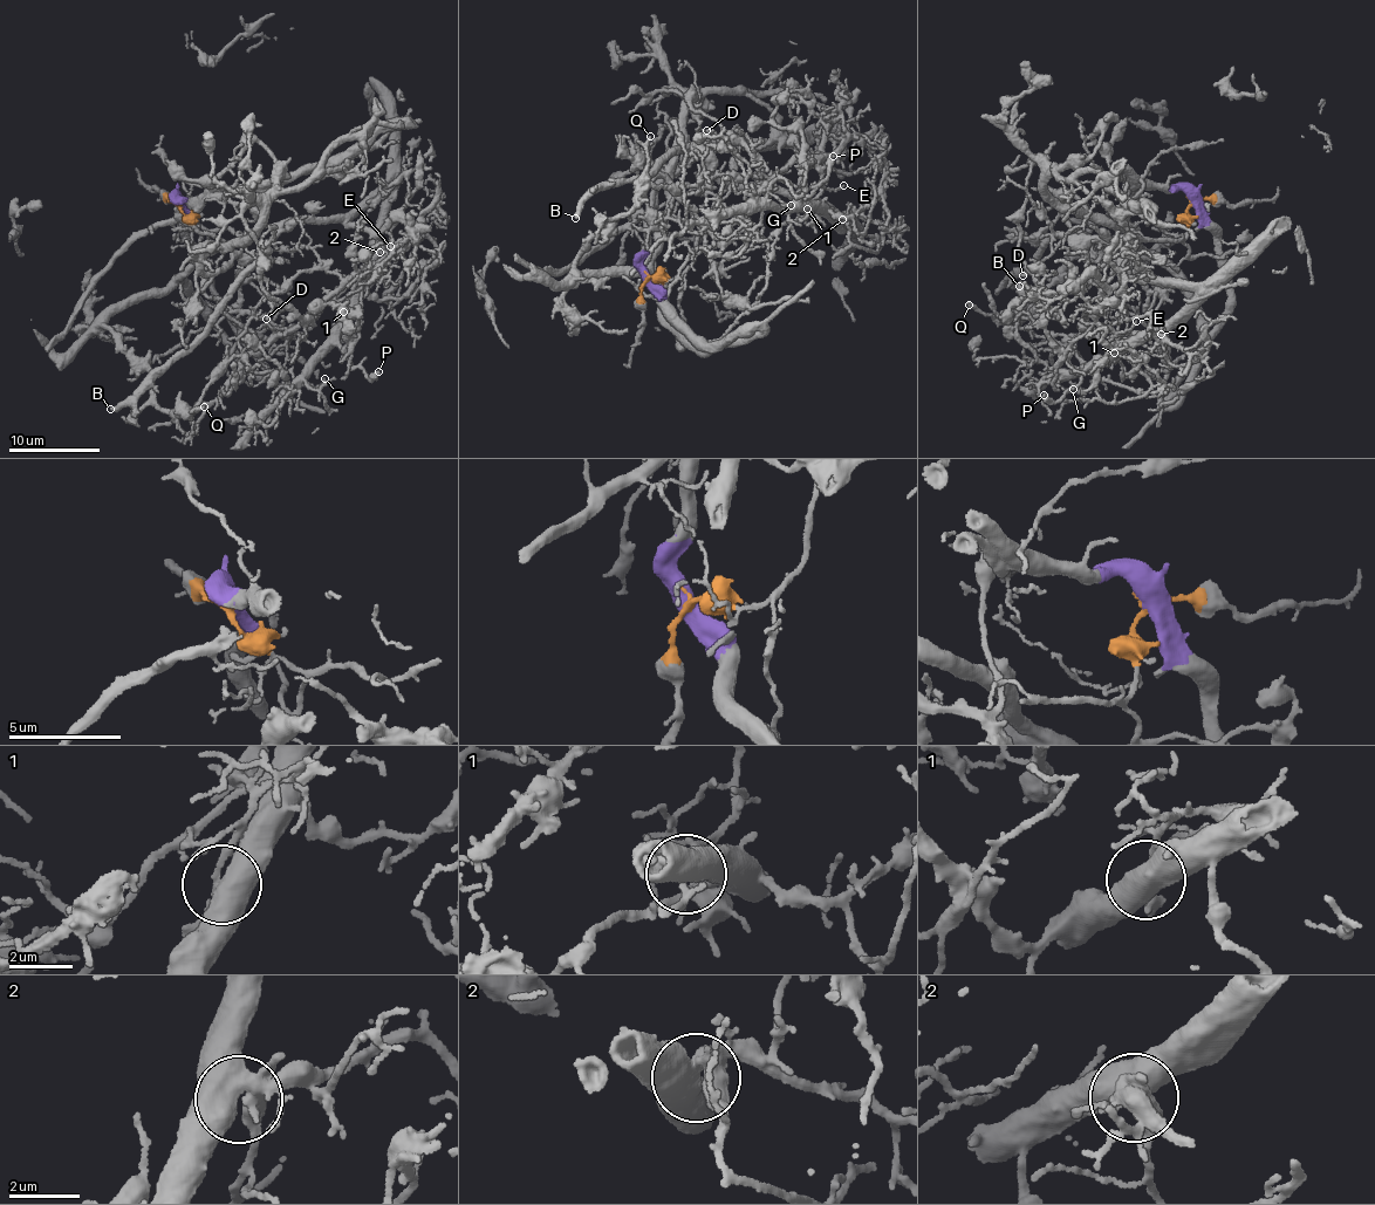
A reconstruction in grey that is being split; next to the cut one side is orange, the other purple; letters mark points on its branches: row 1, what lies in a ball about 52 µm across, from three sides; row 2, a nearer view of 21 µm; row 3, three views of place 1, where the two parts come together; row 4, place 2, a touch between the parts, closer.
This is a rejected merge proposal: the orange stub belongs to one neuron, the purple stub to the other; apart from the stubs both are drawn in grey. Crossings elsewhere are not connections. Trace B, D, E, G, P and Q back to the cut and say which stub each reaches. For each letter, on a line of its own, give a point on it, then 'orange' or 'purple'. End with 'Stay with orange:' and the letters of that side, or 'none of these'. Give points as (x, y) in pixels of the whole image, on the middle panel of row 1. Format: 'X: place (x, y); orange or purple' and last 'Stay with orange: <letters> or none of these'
B: place (575, 218); orange
D: place (706, 130); orange
E: place (843, 185); purple
G: place (791, 205); orange
P: place (833, 156); orange
Q: place (650, 136); purple
Stay with orange: B, D, G, P

